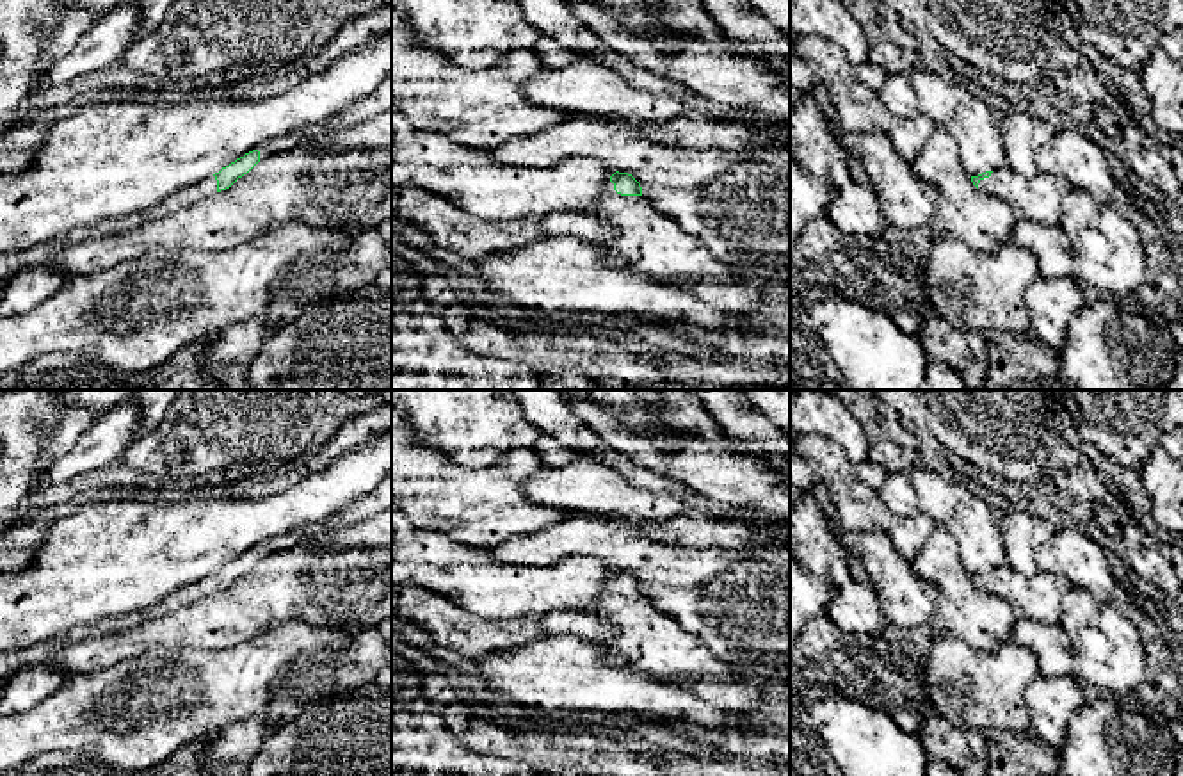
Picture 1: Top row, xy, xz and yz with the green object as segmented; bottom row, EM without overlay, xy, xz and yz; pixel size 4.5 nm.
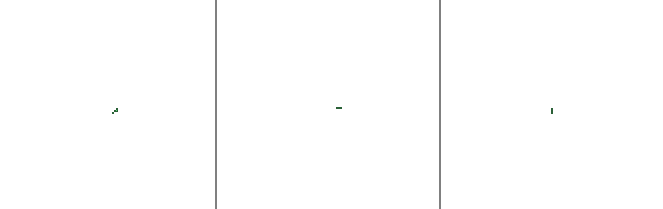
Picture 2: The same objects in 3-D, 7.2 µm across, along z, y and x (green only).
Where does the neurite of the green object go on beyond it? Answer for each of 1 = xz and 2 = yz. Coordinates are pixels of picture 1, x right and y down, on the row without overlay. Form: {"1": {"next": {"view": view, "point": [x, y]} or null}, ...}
{"1": {"next": {"view": "xz", "point": [644, 638]}}, "2": {"next": {"view": "yz", "point": [1039, 597]}}}

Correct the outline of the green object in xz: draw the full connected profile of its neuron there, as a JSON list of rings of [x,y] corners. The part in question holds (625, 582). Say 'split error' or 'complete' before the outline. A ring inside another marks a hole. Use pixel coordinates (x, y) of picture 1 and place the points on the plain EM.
split error | [[[616,570],[605,589],[583,610],[614,626],[614,632],[601,639],[607,660],[621,660],[626,666],[639,667],[642,673],[667,682],[706,678],[729,682],[752,678],[740,667],[717,659],[701,637],[690,634],[674,618],[664,614],[642,594],[640,582],[628,571]]]

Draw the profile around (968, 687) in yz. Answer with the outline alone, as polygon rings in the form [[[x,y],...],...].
[[[934,630],[925,651],[929,699],[955,728],[1030,732],[1025,691],[1039,676],[1035,653],[1012,639],[987,653]]]

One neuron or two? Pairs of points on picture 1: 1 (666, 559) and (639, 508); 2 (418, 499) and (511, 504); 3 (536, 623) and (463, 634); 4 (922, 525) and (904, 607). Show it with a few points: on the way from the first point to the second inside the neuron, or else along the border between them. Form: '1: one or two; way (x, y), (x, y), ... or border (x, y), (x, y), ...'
1: two; border (619, 517), (664, 541), (696, 547)
2: one; way (442, 499), (488, 504)
3: one; way (518, 630), (509, 634), (481, 634)
4: two; border (881, 531), (909, 561)

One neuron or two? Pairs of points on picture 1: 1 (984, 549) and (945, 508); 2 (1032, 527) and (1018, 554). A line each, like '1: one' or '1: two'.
1: one
2: one

